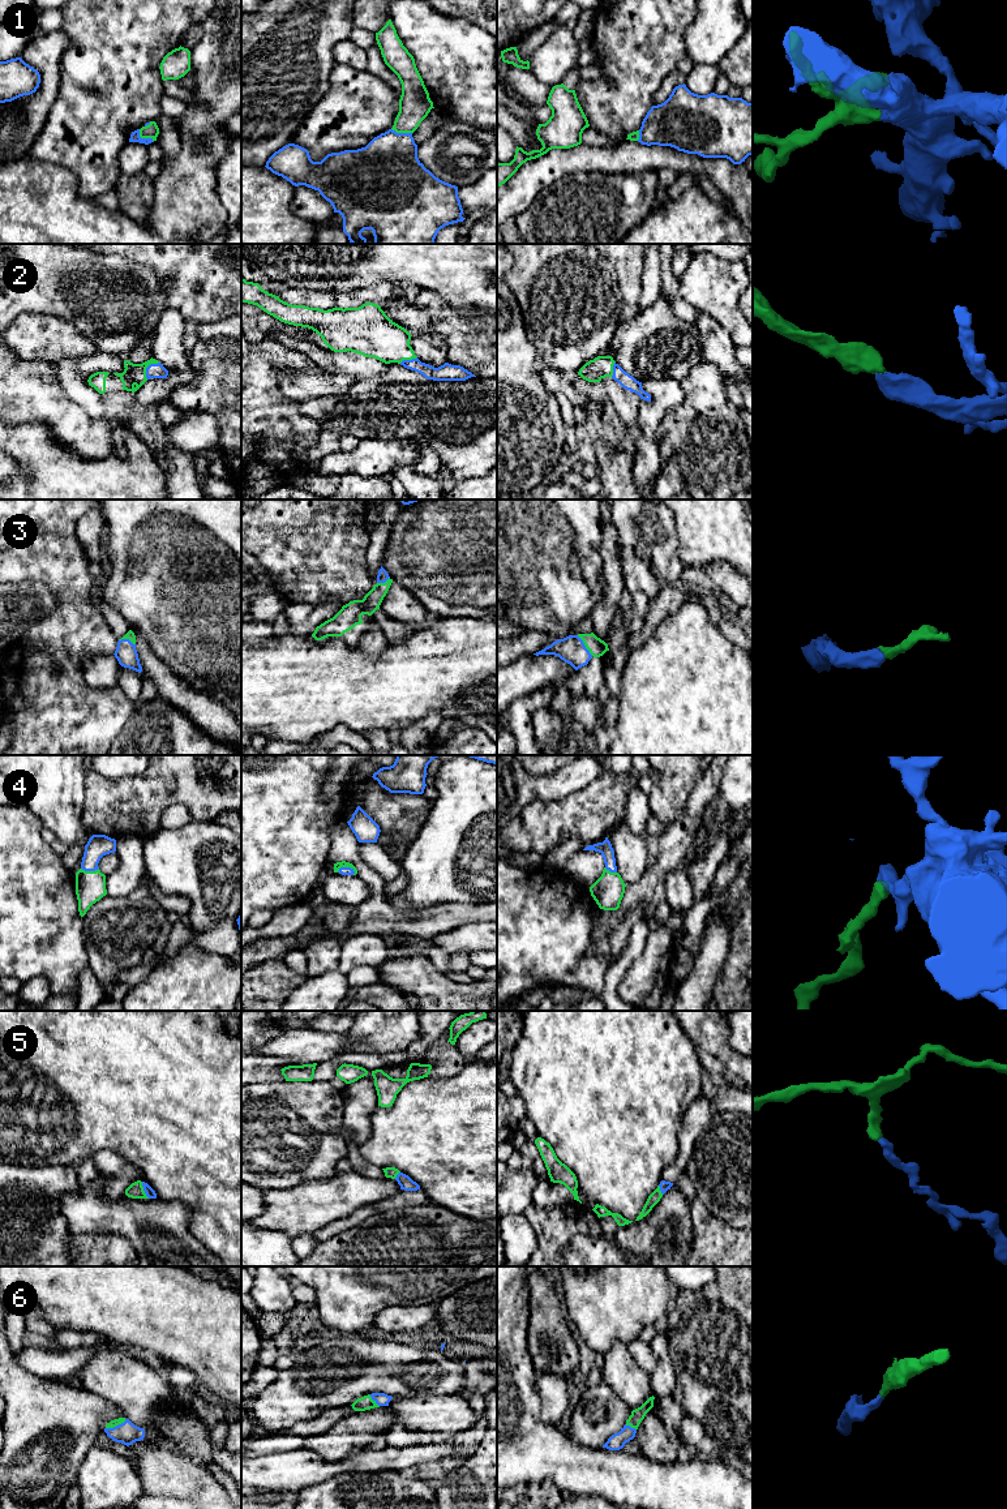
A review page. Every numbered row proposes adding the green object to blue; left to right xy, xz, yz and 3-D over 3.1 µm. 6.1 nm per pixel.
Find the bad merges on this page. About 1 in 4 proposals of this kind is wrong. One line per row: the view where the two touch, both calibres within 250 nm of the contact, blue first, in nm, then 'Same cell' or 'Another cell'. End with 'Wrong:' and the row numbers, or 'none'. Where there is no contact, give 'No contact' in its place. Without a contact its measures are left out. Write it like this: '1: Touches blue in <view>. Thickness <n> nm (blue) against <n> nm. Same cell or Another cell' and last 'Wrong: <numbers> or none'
1: Touches blue in xy. Thickness 60 nm (blue) against 90 nm. Same cell
2: Touches blue in xy. Thickness 100 nm (blue) against 130 nm. Same cell
3: Touches blue in yz. Thickness 170 nm (blue) against 110 nm. Same cell
4: Touches blue in xz. Thickness 50 nm (blue) against 50 nm. Same cell
5: Touches blue in xy. Thickness 60 nm (blue) against 100 nm. Same cell
6: Touches blue in xy. Thickness 140 nm (blue) against 50 nm. Same cell
Wrong: none

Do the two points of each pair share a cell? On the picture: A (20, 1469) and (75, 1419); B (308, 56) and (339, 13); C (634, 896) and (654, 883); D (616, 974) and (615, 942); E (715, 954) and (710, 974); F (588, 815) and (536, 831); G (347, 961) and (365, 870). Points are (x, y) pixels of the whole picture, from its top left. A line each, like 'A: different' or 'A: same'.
A: same
B: same
C: same
D: different
E: same
F: same
G: different

